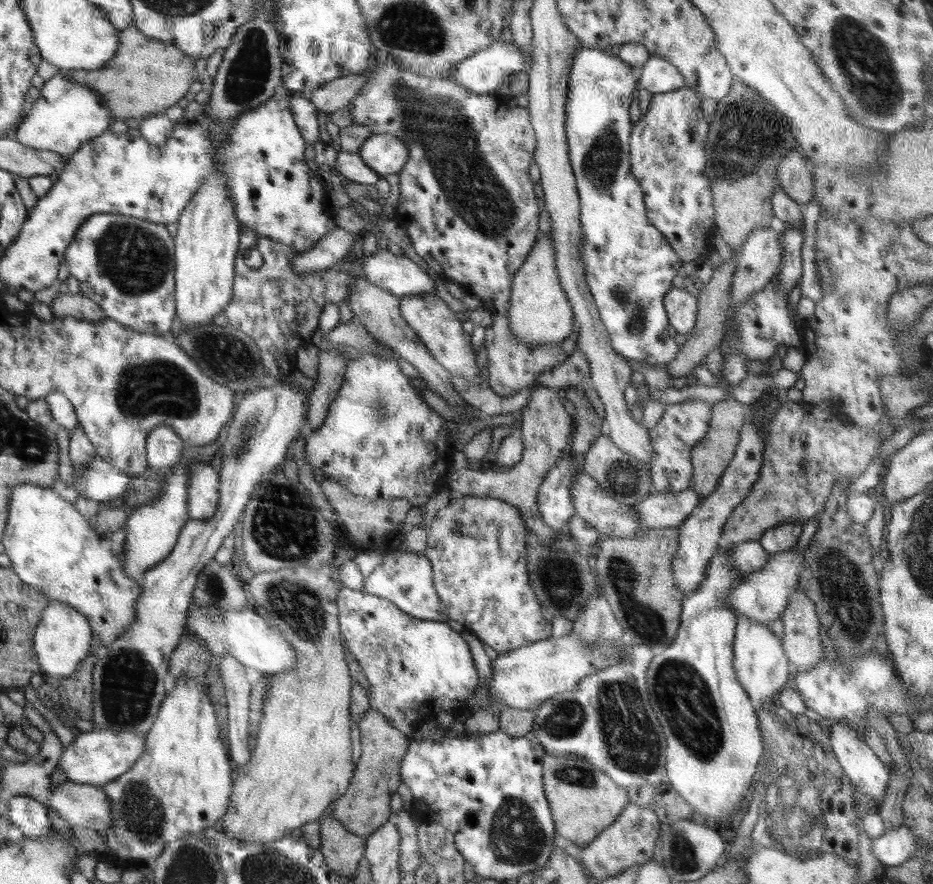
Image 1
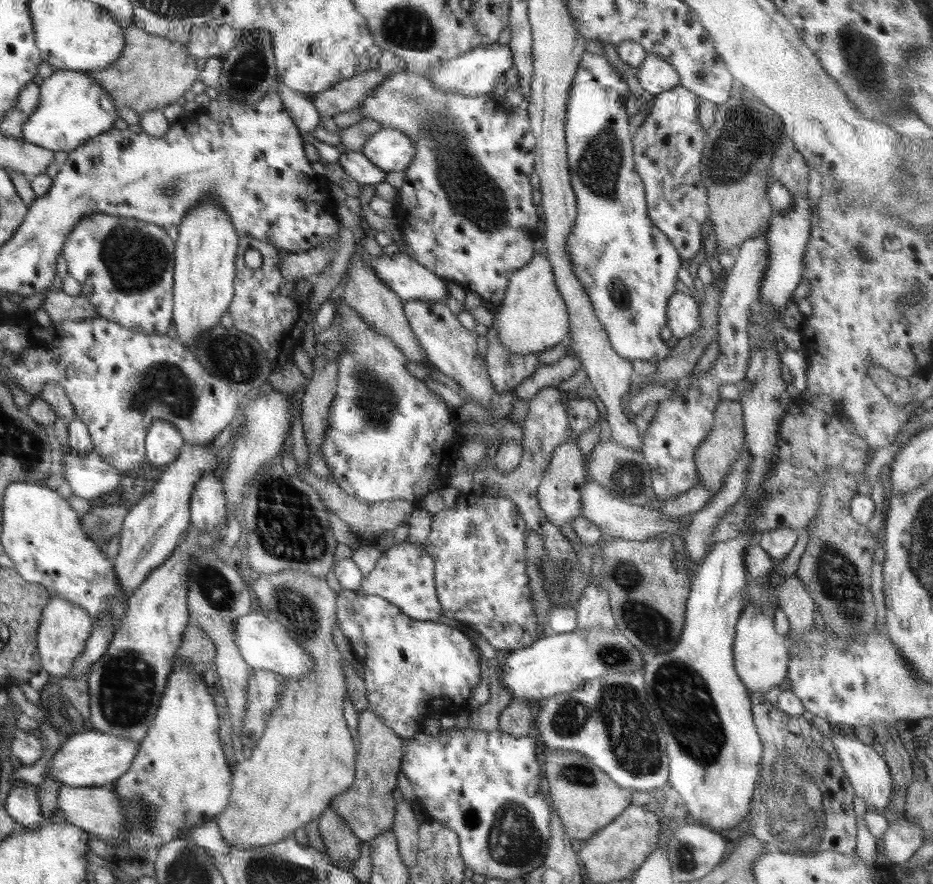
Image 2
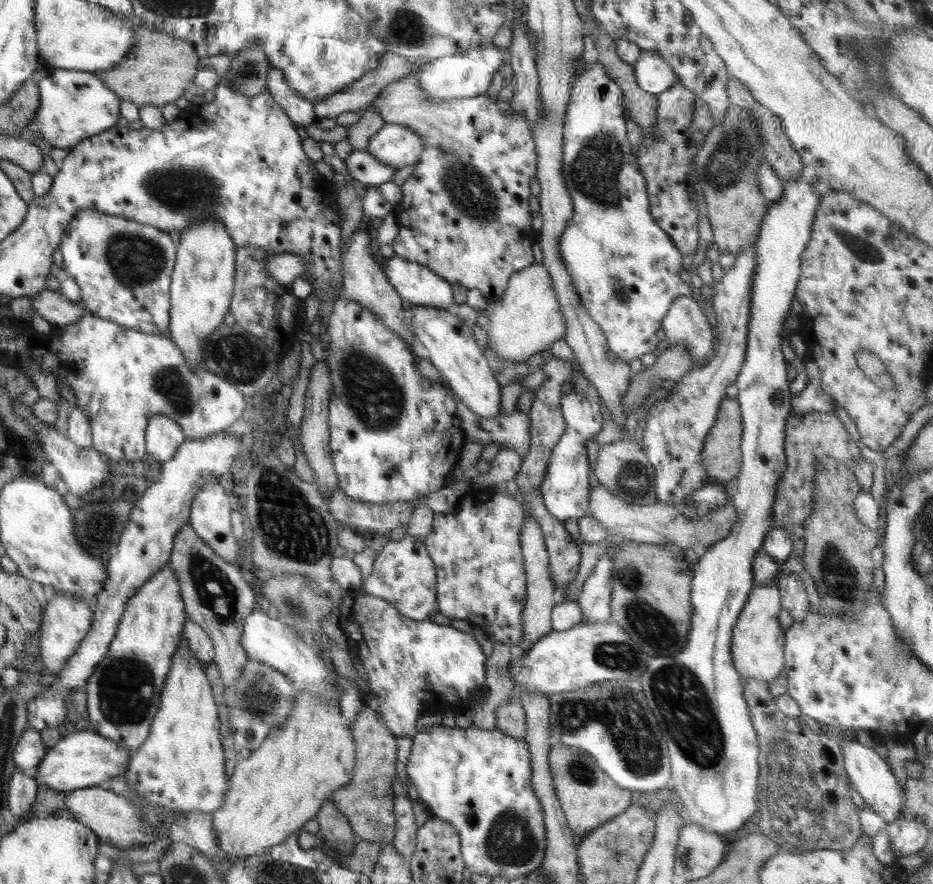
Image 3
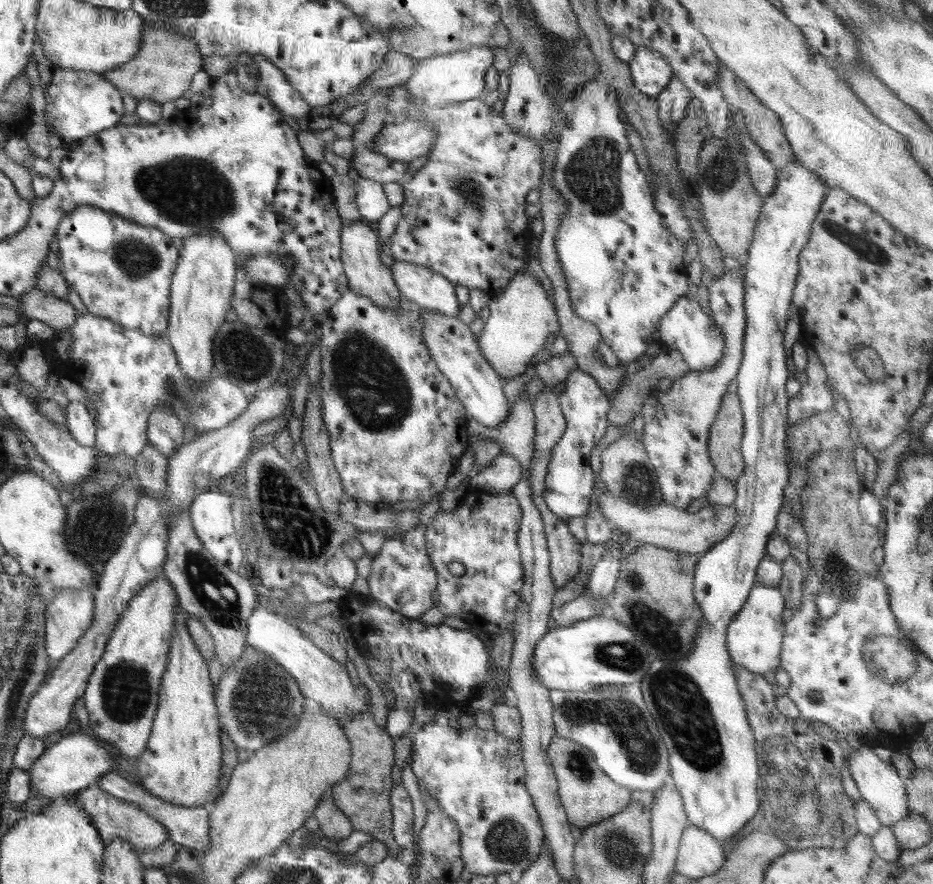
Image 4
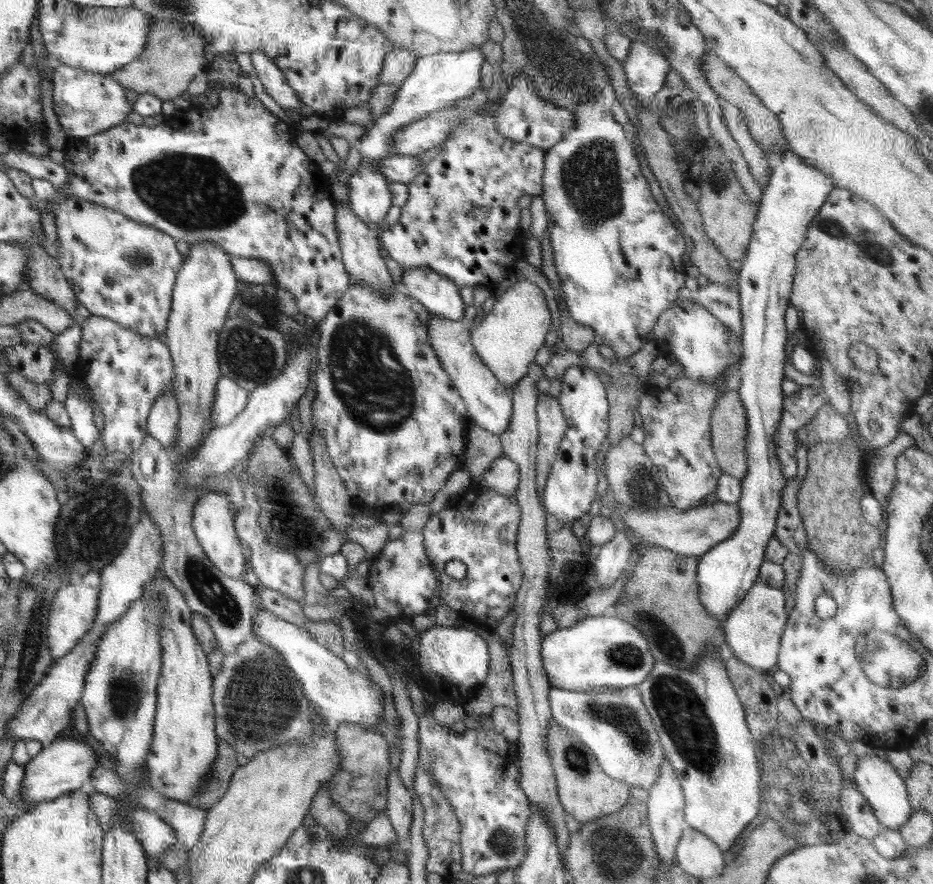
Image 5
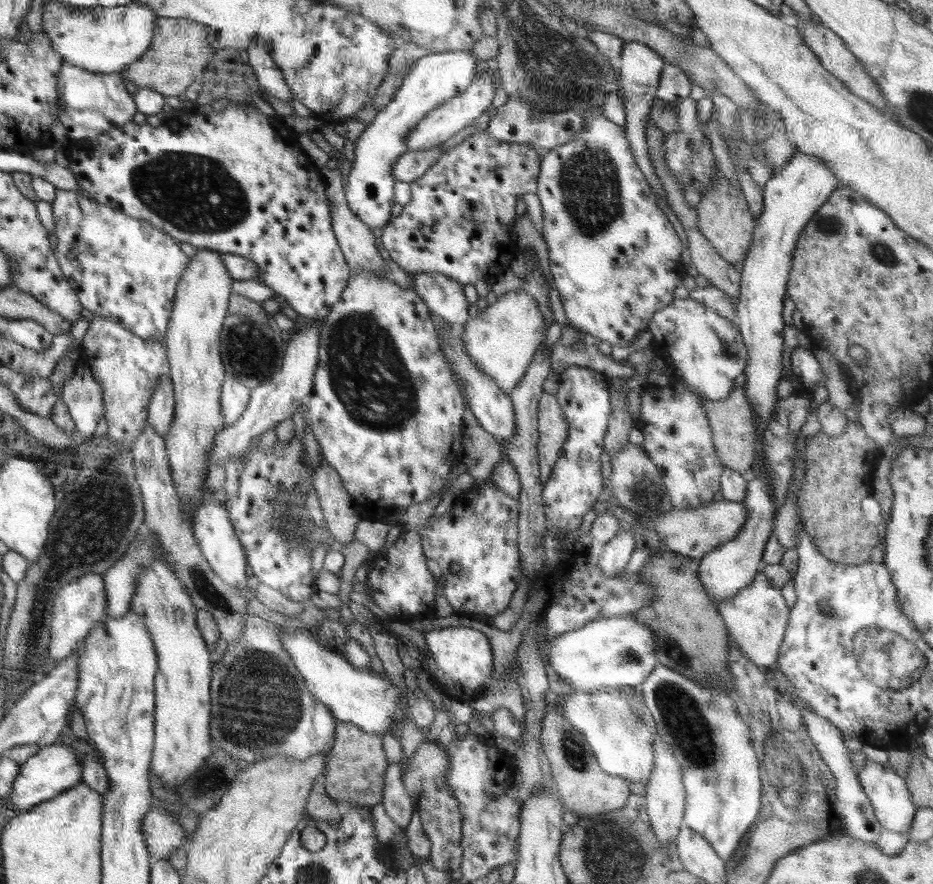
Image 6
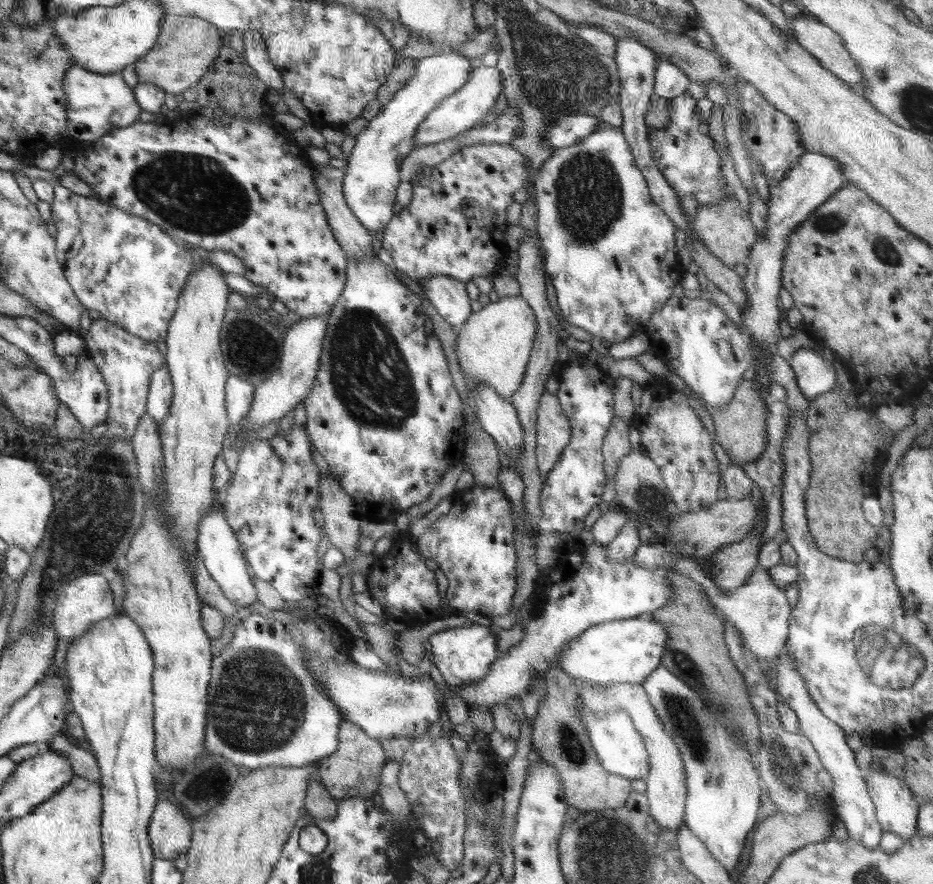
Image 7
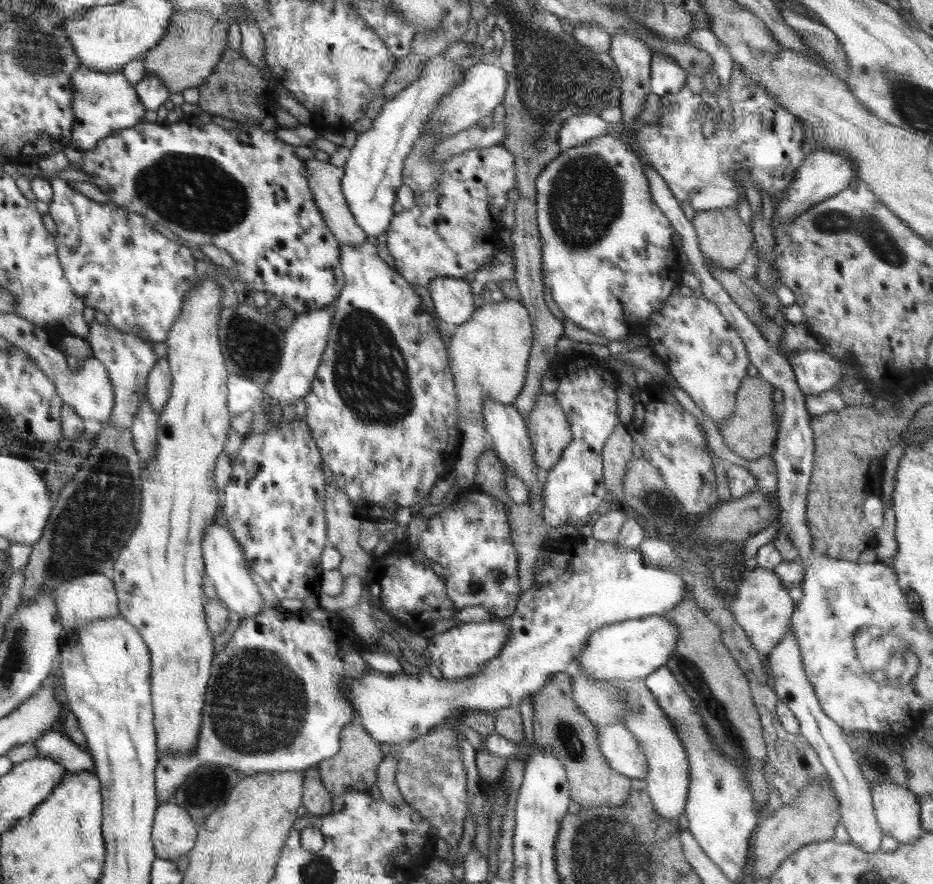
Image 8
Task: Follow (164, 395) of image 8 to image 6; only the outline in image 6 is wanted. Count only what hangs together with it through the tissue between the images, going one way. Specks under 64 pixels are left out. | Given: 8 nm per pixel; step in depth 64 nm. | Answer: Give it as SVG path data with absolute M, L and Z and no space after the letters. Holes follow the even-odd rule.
M162 375L154 389L154 394L149 402L147 410L147 424L156 434L163 437L174 420L175 398L173 395L173 384L171 378Z

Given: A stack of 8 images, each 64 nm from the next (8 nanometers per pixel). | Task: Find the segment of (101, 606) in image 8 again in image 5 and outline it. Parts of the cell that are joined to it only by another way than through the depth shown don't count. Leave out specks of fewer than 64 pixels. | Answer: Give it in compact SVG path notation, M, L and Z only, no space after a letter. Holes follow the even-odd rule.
M90 571L58 589L49 614L49 654L53 662L65 657L93 628L100 606L101 573Z

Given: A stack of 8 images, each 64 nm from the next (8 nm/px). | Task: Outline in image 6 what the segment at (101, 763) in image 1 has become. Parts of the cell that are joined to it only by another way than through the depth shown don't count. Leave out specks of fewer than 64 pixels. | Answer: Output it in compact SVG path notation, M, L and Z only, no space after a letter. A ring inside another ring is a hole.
M52 744L39 750L39 752L22 764L21 773L18 774L17 781L14 782L13 790L10 791L9 796L5 796L5 807L9 810L7 812L14 814L14 816L28 813L29 810L34 809L37 805L49 801L51 798L57 797L61 793L65 793L69 789L73 789L78 783L84 780L84 775L81 769L80 756L76 754L76 750L66 746L66 744Z

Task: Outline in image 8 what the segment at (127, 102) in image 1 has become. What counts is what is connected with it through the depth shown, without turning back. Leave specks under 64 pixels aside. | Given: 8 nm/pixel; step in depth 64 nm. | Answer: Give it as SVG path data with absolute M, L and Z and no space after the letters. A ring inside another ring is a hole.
M194 9L174 12L167 27L166 36L145 53L144 70L145 76L155 74L171 94L176 94L197 87L212 72L227 47L229 25L218 22L210 12Z

